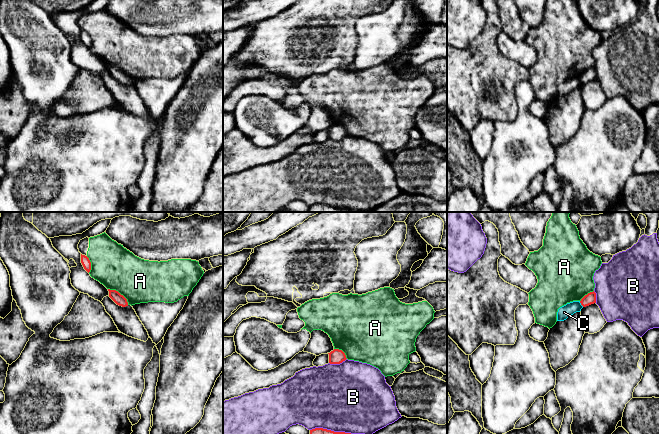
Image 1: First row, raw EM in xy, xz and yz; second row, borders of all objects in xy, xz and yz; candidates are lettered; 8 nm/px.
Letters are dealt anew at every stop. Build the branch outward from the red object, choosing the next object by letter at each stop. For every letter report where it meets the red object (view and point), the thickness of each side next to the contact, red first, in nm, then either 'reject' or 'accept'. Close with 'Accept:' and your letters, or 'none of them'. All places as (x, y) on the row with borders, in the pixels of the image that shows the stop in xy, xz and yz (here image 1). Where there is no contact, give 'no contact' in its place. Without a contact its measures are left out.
A: meets red in xy at (119, 293); 90 nm thick on the red side, 360 nm on the other; reject
B: meets red in xz at (337, 363); 120 nm thick on the red side, 500 nm on the other; reject
C: meets red in yz at (581, 304); 90 nm thick on the red side, 100 nm on the other; reject
Accept: none of them

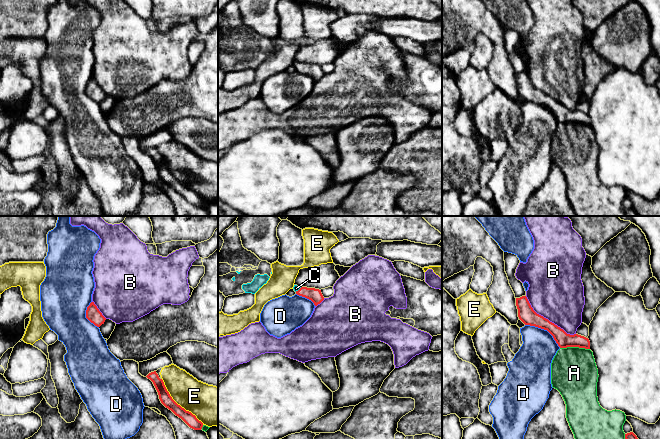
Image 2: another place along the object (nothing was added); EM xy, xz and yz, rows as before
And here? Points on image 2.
A: meets red in yz at (575, 346); 120 nm thick on the red side, 380 nm on the other; reject
B: meets red in yz at (547, 319); 140 nm thick on the red side, 440 nm on the other; reject
C: meets red in xz at (299, 289); 110 nm thick on the red side, 50 nm on the other; accept
D: meets red in yz at (544, 329); 140 nm thick on the red side, 280 nm on the other; reject
E: meets red in xy at (177, 404); 90 nm thick on the red side, 300 nm on the other; reject
Accept: C

